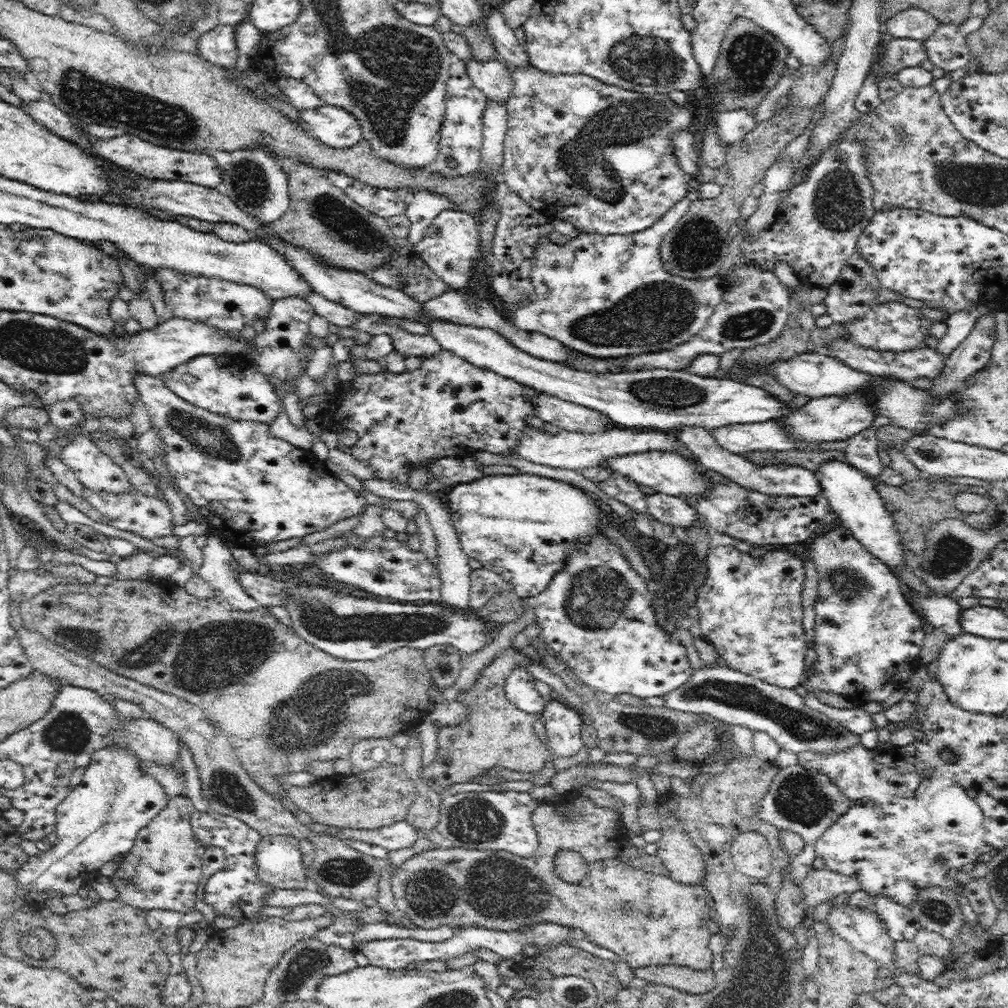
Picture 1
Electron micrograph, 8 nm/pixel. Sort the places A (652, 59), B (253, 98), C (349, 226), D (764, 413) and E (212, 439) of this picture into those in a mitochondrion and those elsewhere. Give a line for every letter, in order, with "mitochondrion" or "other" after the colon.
A: mitochondrion
B: other
C: mitochondrion
D: other
E: mitochondrion

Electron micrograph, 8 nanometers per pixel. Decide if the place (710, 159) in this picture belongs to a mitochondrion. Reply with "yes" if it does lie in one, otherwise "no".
no

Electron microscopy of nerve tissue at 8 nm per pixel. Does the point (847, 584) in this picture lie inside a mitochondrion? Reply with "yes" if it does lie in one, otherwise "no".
yes

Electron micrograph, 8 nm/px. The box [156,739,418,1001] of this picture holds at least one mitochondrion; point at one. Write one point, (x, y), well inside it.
(302, 967)

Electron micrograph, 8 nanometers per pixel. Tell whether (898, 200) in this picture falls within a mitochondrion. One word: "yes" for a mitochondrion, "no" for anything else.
no

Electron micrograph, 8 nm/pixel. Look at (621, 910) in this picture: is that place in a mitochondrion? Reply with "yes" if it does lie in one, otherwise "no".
yes

